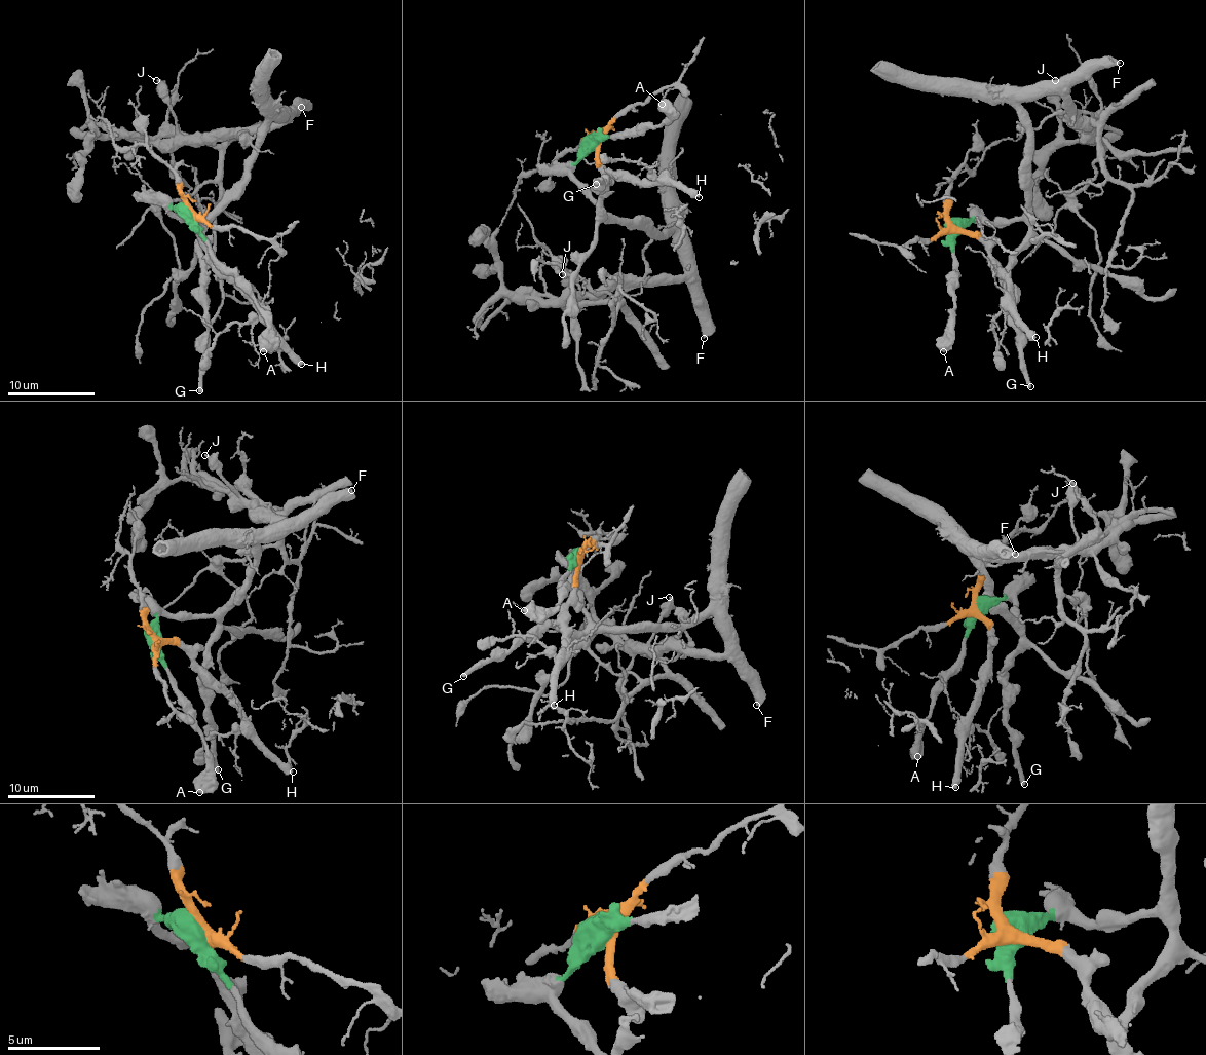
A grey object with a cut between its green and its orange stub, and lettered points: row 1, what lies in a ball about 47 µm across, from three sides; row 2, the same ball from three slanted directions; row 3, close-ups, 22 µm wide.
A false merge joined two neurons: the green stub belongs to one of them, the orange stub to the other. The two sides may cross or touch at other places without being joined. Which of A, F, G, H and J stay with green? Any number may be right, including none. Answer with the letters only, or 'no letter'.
A, F, G, J

